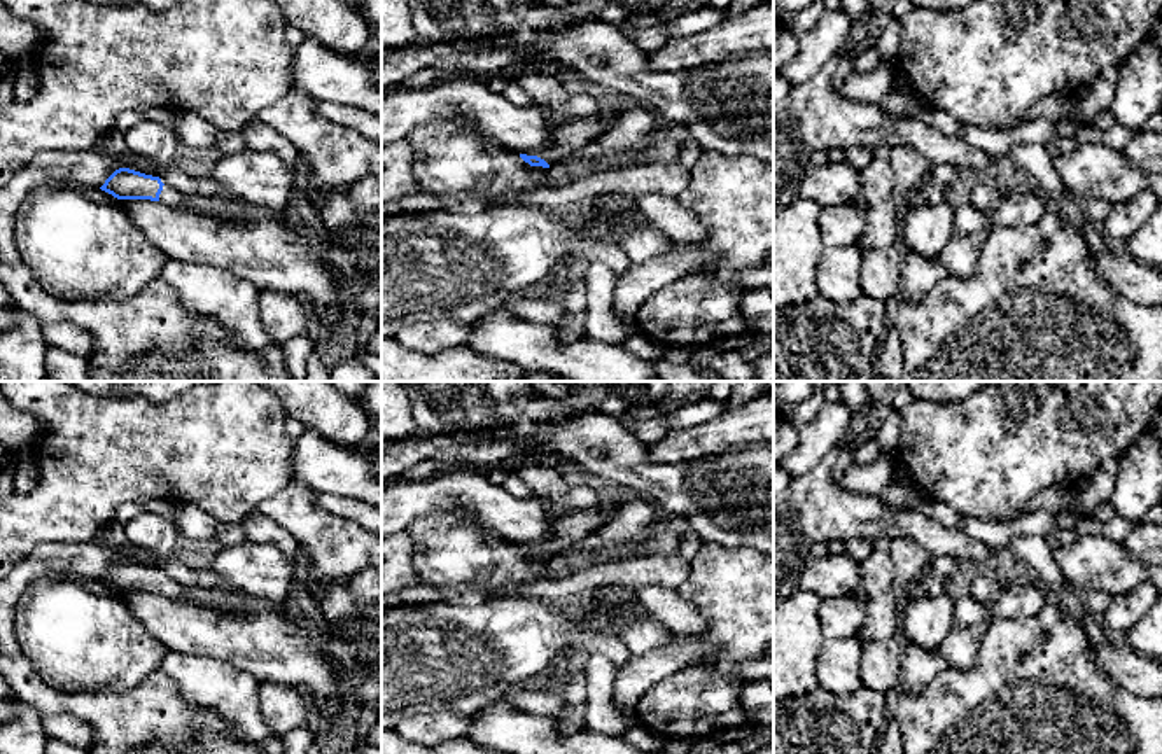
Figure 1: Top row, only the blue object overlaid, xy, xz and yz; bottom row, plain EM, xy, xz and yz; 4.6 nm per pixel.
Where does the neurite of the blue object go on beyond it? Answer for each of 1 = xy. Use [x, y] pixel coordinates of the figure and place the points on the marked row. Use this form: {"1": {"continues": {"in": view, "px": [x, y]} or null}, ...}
{"1": {"continues": {"in": "xy", "px": [170, 196]}}}

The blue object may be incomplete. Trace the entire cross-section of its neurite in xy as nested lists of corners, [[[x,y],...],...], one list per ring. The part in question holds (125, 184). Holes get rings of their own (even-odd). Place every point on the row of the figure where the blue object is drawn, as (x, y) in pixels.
[[[130,168],[116,170],[100,189],[117,199],[150,199],[173,206],[189,206],[187,198],[163,184],[159,177],[145,175]]]

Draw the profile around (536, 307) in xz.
[[[536,290],[509,297],[502,310],[513,311],[530,322],[548,325],[558,325],[565,313],[560,297],[548,297],[544,292]]]

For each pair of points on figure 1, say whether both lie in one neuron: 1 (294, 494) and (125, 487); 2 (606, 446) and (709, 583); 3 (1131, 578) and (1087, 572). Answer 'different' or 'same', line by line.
1: different
2: different
3: same

